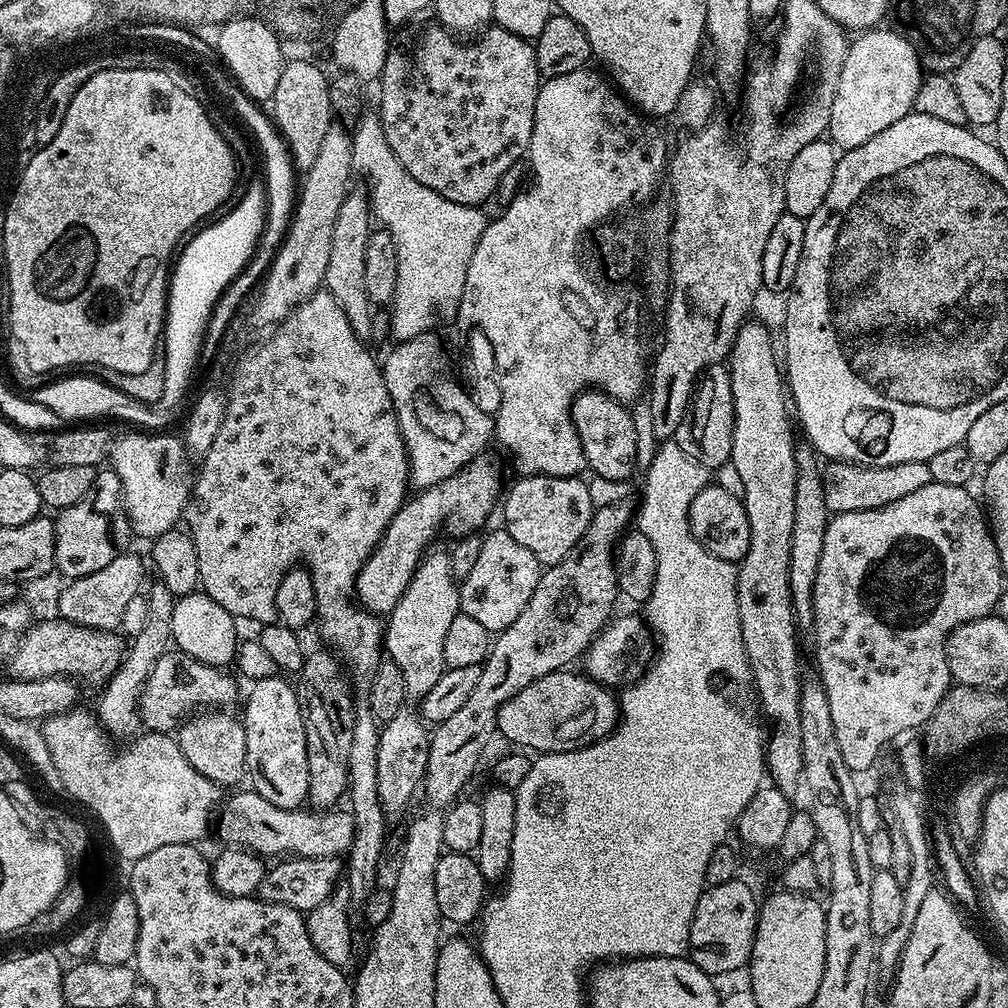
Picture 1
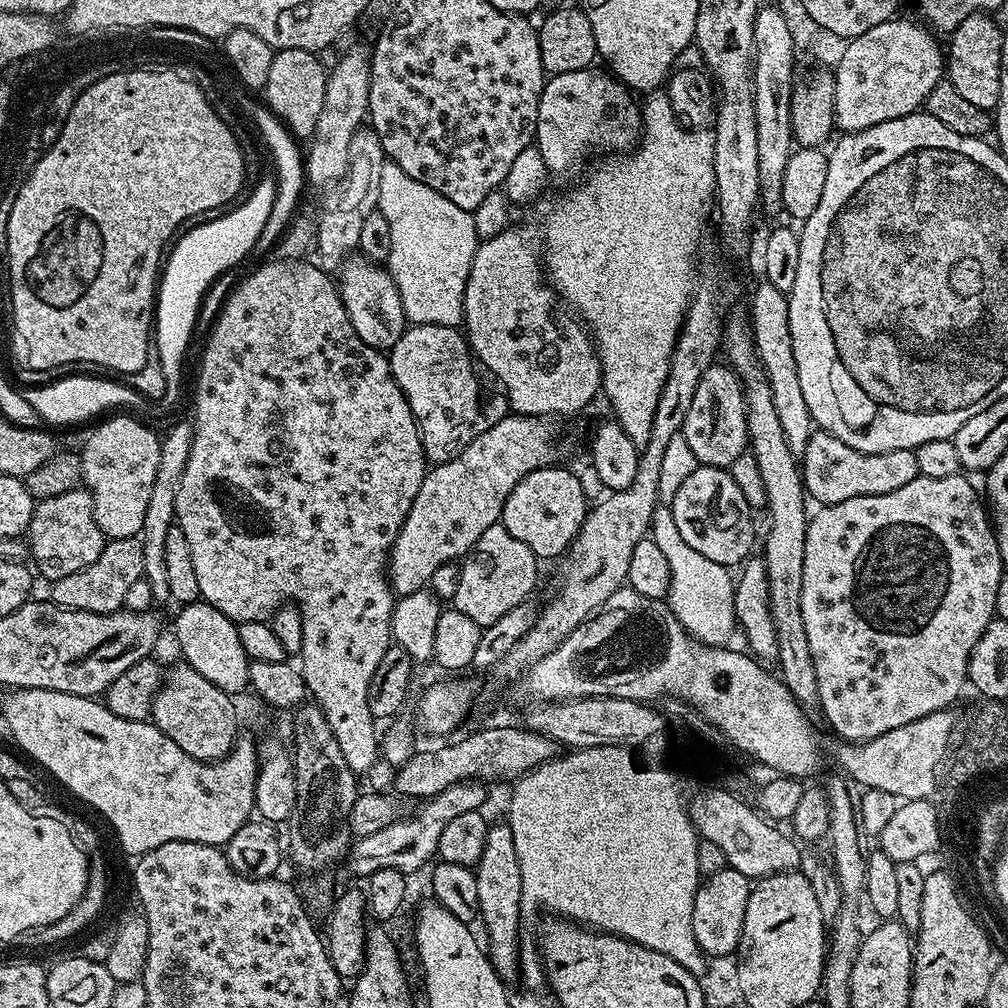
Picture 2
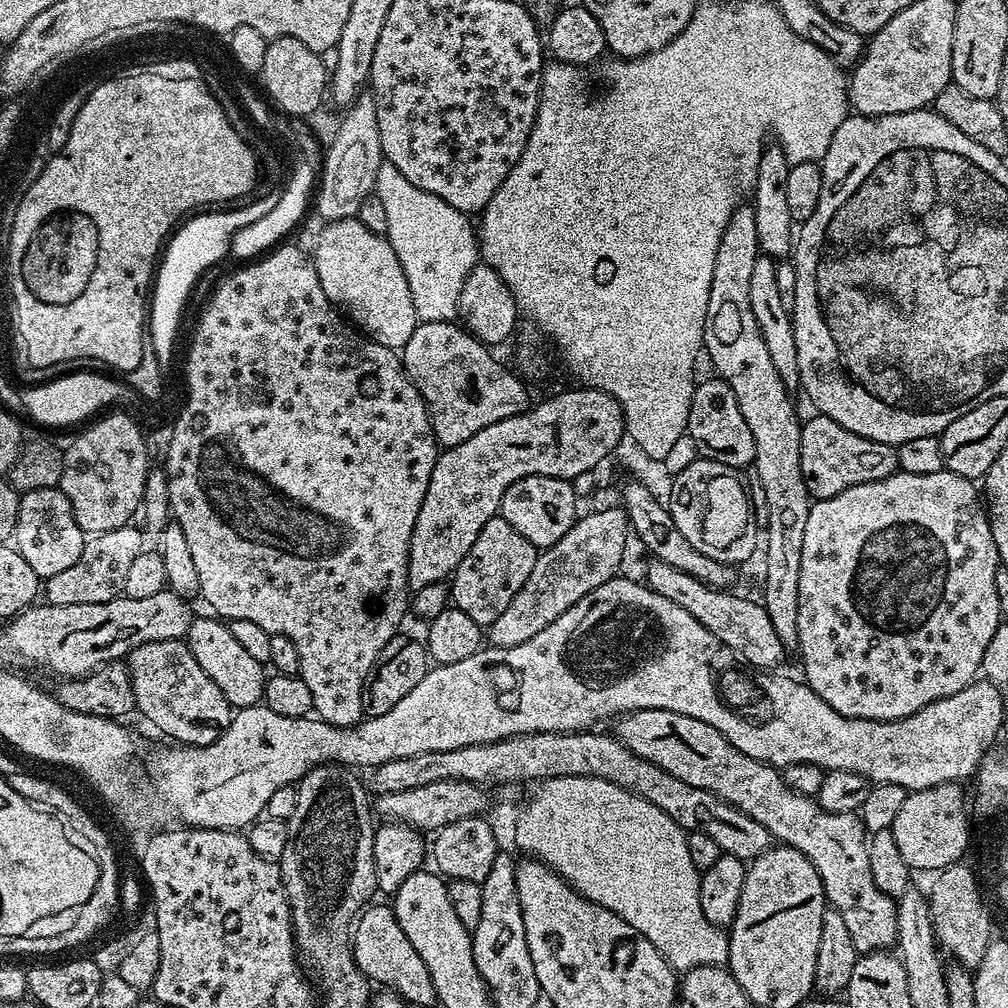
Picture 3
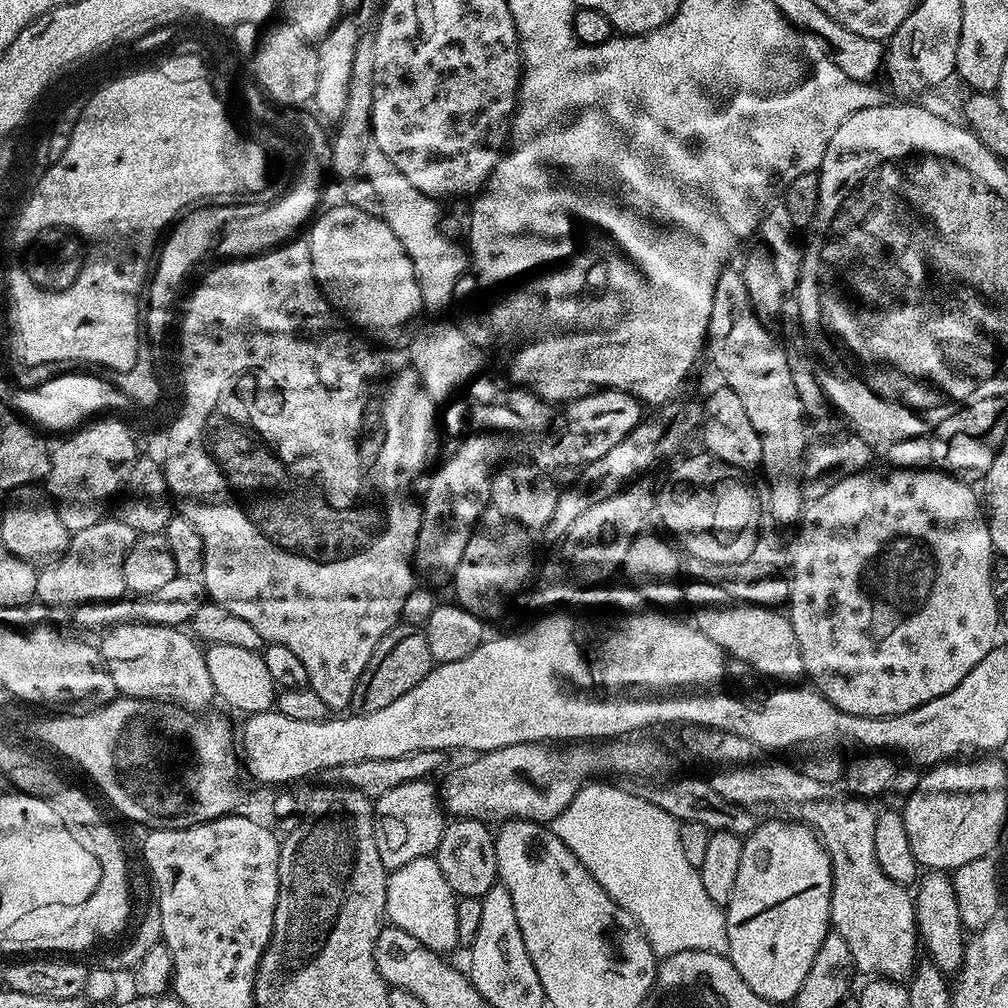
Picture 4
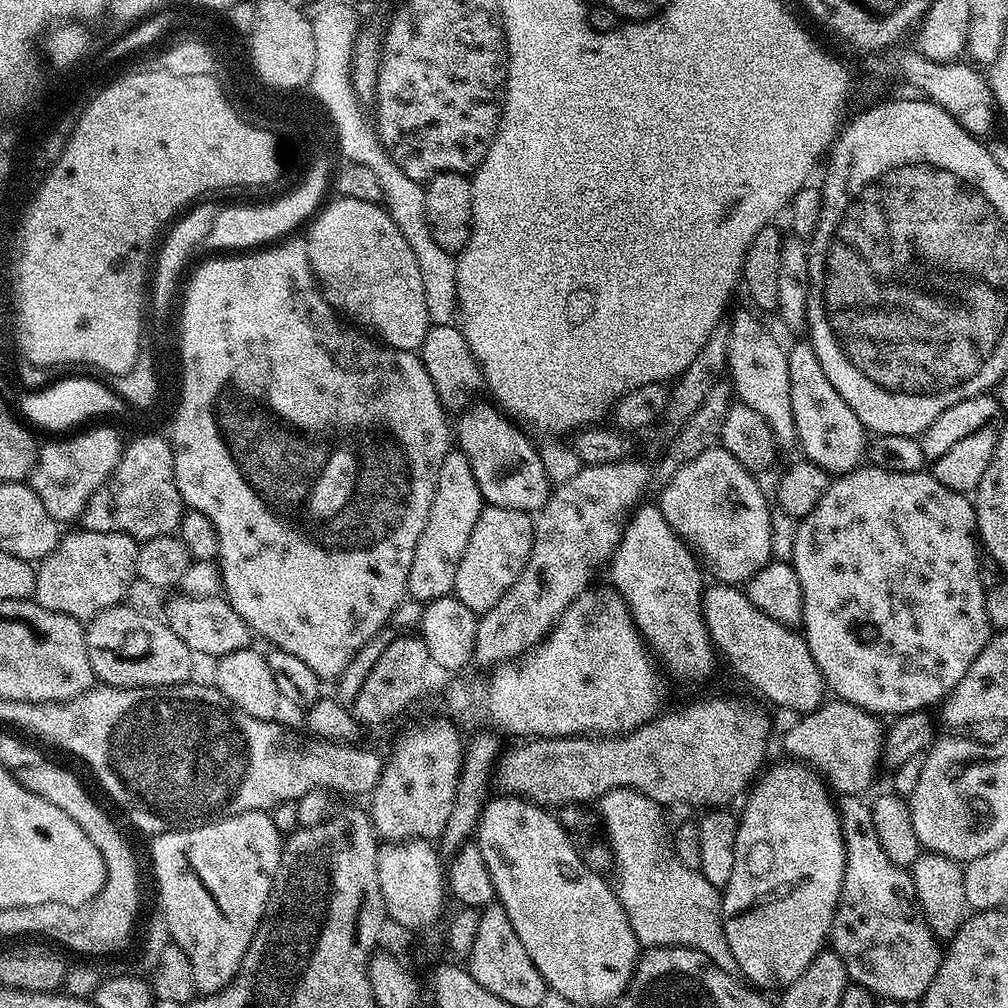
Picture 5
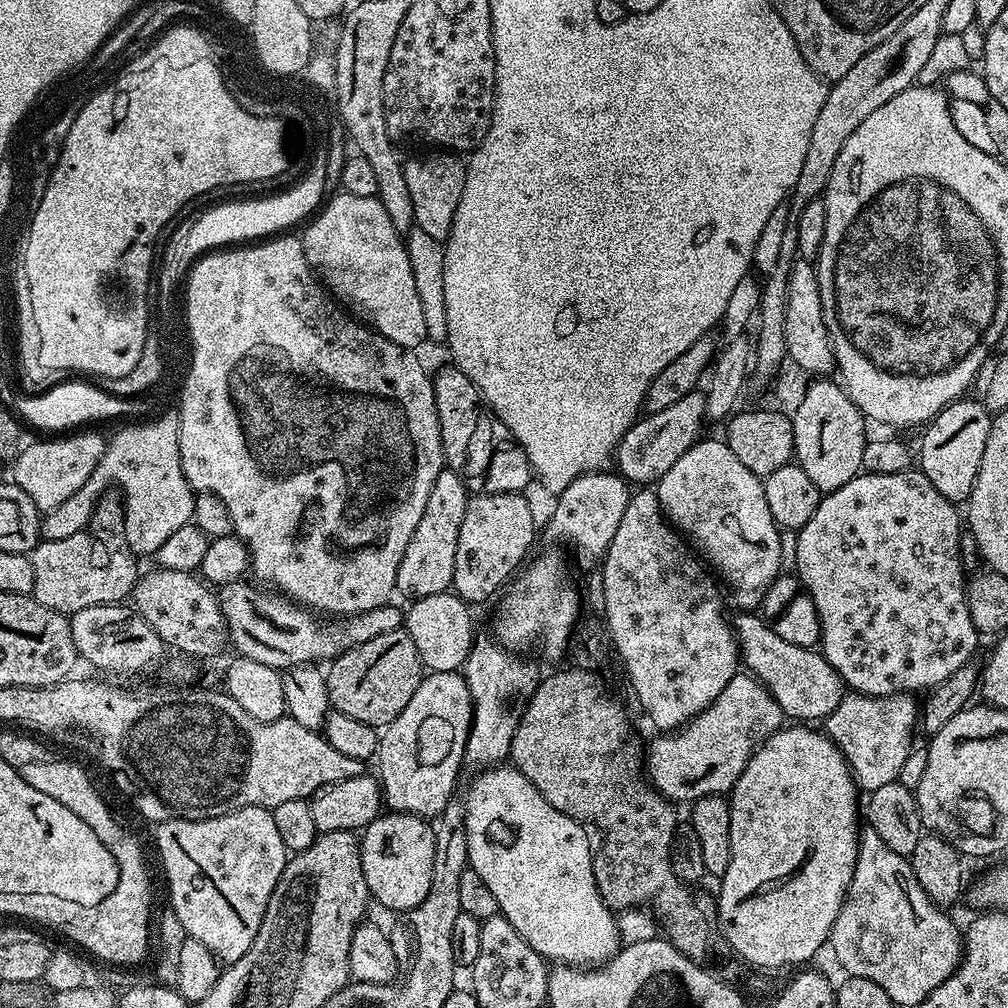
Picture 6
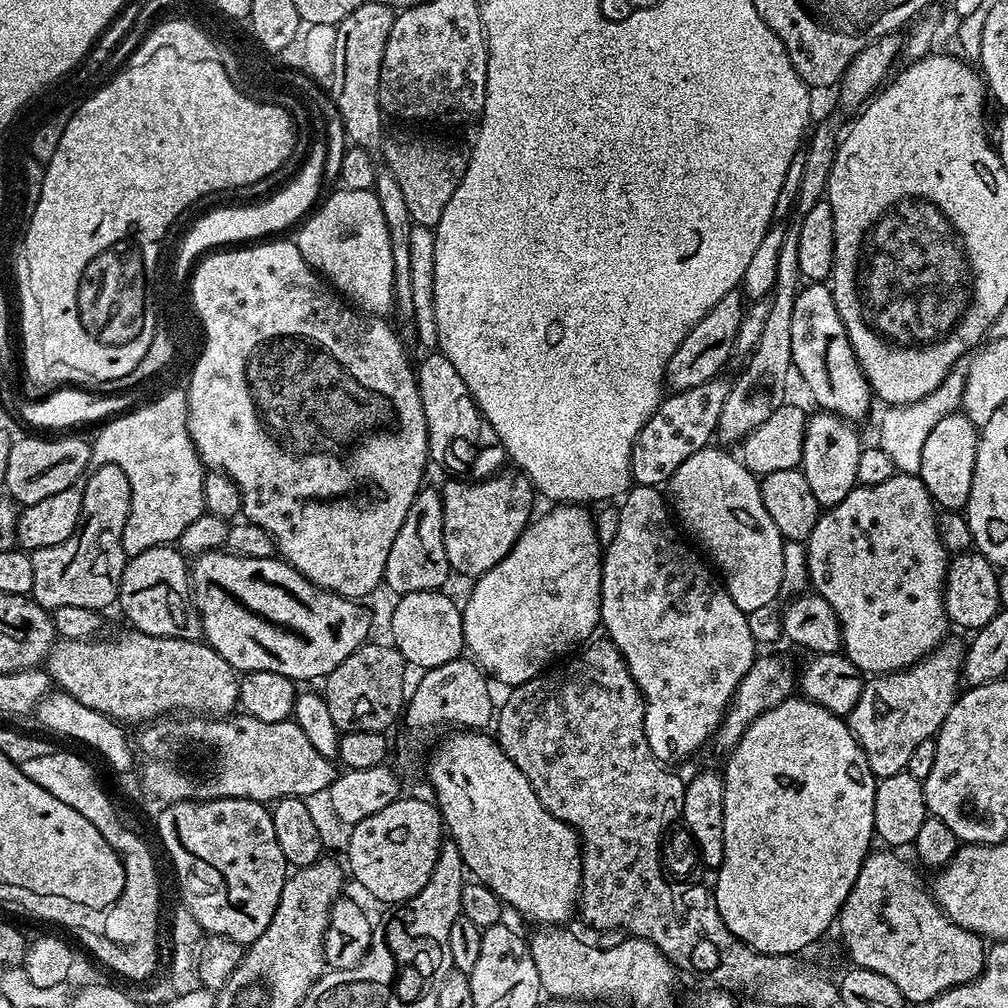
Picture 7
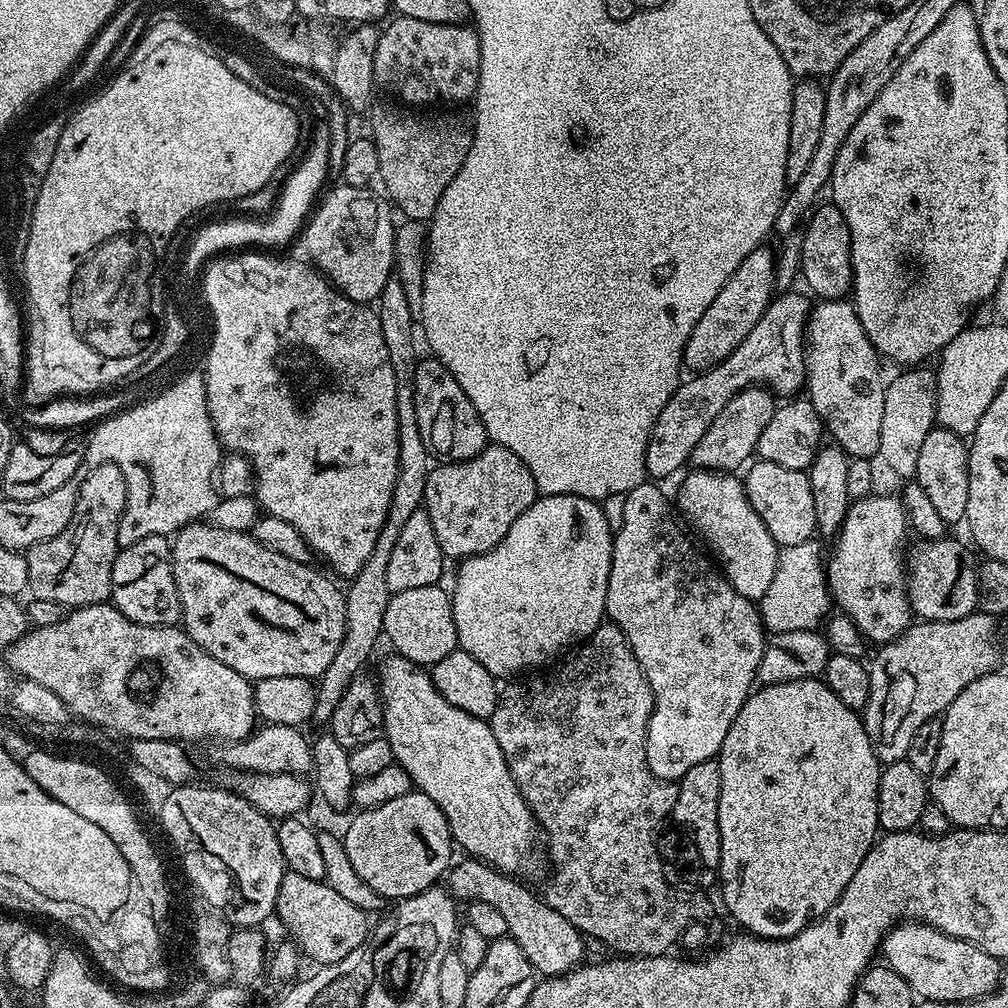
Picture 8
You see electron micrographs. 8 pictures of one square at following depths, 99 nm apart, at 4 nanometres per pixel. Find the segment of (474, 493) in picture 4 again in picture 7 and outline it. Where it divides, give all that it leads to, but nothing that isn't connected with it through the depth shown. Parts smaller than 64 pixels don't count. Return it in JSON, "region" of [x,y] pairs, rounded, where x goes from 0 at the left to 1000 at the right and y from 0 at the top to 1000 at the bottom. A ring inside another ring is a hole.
{"region":[[[418,483],[407,506],[403,506],[403,518],[387,542],[387,554],[383,554],[380,578],[392,589],[403,587],[431,587],[441,582],[446,564],[440,537],[440,493],[438,485]]]}

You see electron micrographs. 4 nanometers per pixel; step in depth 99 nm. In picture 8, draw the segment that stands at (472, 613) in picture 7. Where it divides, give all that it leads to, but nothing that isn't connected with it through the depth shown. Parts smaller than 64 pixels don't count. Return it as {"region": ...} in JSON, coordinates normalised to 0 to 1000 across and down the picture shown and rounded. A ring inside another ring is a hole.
{"region":[[[558,490],[557,492],[537,491],[521,508],[514,510],[510,522],[506,522],[506,526],[502,526],[502,534],[498,534],[498,538],[494,538],[494,542],[490,542],[490,546],[455,557],[453,563],[456,564],[452,567],[452,580],[446,583],[448,608],[450,609],[450,621],[452,622],[452,637],[458,646],[466,649],[466,653],[474,653],[474,657],[478,657],[478,661],[482,661],[482,665],[486,665],[488,671],[493,673],[508,671],[504,673],[512,673],[525,665],[535,664],[537,661],[543,660],[549,653],[555,652],[557,650],[555,647],[559,643],[564,642],[563,644],[566,644],[568,641],[578,639],[584,631],[589,629],[591,623],[600,618],[601,608],[599,602],[601,601],[601,581],[605,577],[609,524],[608,521],[603,521],[603,512],[595,504],[598,503],[592,497],[570,492],[569,490]]]}

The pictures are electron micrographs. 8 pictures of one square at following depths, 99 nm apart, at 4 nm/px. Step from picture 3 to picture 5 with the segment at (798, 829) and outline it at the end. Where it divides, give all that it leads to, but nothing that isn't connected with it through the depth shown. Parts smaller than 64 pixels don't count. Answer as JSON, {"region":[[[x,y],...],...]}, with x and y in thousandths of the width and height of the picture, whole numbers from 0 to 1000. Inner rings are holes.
{"region":[[[836,790],[831,794],[831,805],[833,807],[833,822],[837,828],[837,842],[839,843],[839,859],[837,860],[837,870],[835,871],[835,883],[833,884],[833,894],[829,896],[829,907],[825,911],[825,924],[823,926],[823,937],[828,945],[833,948],[838,960],[841,963],[841,970],[844,975],[856,976],[858,980],[865,983],[866,988],[876,990],[878,993],[892,993],[894,997],[900,998],[901,995],[911,994],[919,986],[919,982],[923,978],[923,974],[927,974],[927,970],[933,961],[933,953],[935,951],[935,937],[929,932],[929,929],[923,923],[923,919],[913,908],[909,899],[909,884],[905,878],[905,867],[902,862],[893,861],[887,855],[883,855],[883,851],[879,851],[879,847],[875,843],[875,839],[871,836],[871,827],[867,827],[867,812],[865,804],[860,793],[852,790]]]}

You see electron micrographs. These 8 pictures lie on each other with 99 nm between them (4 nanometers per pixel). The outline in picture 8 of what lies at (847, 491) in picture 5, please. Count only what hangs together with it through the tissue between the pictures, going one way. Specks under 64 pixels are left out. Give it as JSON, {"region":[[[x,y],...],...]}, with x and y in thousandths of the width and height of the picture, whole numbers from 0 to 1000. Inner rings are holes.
{"region":[[[866,490],[856,492],[853,496],[845,496],[841,503],[838,517],[833,528],[824,537],[825,549],[819,552],[819,566],[821,569],[821,586],[834,608],[851,621],[858,636],[865,635],[869,641],[881,639],[891,633],[906,618],[905,599],[901,596],[901,576],[899,574],[899,543],[897,539],[903,531],[901,512],[897,507],[892,491],[872,492]]]}

